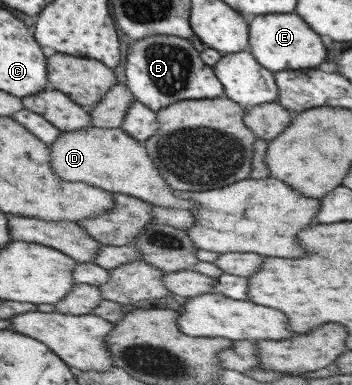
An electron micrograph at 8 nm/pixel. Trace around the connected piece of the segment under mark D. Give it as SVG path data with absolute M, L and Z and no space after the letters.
M89 126L73 131L59 132L55 142L49 144L48 147L51 171L63 181L80 182L81 185L93 186L109 193L136 197L152 206L183 208L189 211L197 206L191 199L176 194L169 185L165 185L163 177L159 175L159 169L155 169L155 163L147 155L143 143L129 137L120 127L105 129Z

